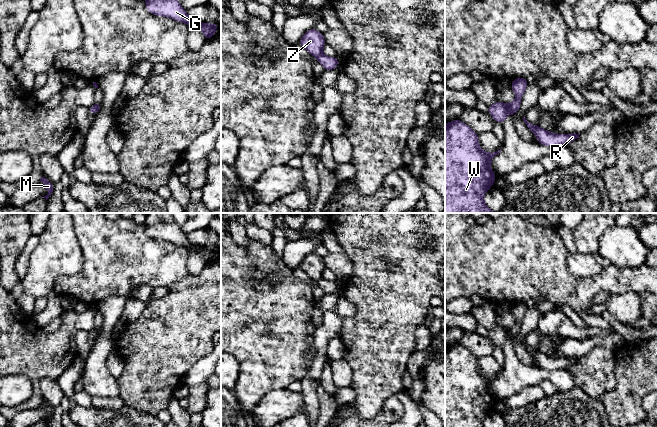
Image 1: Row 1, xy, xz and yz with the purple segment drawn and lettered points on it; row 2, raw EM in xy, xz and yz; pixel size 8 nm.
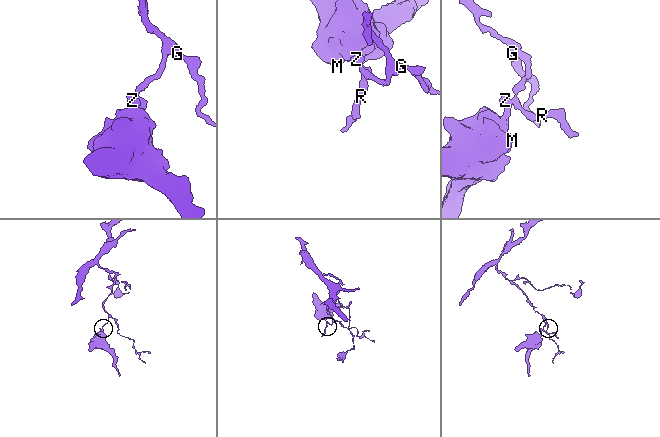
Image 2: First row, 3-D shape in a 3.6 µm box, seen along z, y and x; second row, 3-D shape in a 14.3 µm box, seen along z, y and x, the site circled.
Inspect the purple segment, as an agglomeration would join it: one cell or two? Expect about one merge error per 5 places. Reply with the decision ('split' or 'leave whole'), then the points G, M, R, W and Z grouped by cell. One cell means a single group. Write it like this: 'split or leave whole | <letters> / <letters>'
split | G R / M W Z

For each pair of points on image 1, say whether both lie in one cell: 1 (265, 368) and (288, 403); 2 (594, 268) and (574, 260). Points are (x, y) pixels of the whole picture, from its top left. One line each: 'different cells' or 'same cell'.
1: different cells
2: same cell

